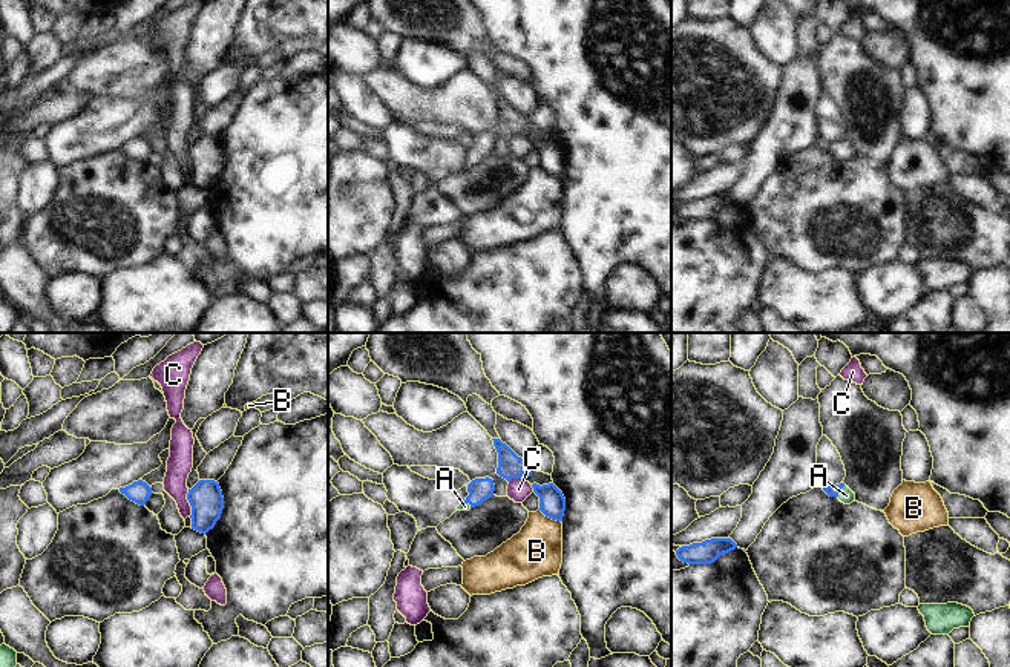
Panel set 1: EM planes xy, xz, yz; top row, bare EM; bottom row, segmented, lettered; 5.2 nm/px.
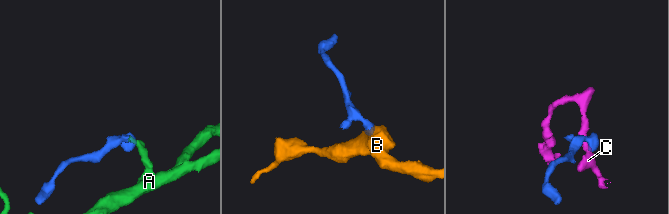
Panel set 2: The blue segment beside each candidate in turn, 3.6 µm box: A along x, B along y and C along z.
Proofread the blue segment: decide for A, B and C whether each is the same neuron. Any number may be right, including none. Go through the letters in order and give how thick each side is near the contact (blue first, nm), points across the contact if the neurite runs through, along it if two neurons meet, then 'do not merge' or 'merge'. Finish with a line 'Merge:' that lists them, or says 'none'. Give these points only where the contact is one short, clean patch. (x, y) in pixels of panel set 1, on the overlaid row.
A: calibres 60 and 80 nm; way yz (832, 491), (839, 491), (846, 496); merge
B: calibres 140 and 280 nm; border xz (538, 509), (560, 522); do not merge
C: calibres 180 and 140 nm; border xy (187, 489), (190, 515); do not merge
Merge: A

